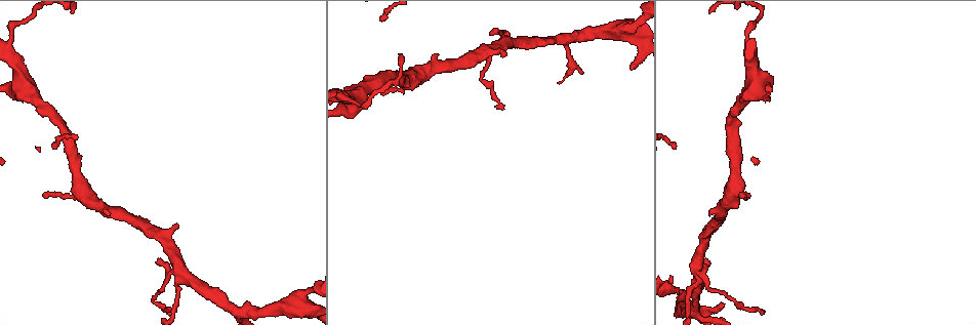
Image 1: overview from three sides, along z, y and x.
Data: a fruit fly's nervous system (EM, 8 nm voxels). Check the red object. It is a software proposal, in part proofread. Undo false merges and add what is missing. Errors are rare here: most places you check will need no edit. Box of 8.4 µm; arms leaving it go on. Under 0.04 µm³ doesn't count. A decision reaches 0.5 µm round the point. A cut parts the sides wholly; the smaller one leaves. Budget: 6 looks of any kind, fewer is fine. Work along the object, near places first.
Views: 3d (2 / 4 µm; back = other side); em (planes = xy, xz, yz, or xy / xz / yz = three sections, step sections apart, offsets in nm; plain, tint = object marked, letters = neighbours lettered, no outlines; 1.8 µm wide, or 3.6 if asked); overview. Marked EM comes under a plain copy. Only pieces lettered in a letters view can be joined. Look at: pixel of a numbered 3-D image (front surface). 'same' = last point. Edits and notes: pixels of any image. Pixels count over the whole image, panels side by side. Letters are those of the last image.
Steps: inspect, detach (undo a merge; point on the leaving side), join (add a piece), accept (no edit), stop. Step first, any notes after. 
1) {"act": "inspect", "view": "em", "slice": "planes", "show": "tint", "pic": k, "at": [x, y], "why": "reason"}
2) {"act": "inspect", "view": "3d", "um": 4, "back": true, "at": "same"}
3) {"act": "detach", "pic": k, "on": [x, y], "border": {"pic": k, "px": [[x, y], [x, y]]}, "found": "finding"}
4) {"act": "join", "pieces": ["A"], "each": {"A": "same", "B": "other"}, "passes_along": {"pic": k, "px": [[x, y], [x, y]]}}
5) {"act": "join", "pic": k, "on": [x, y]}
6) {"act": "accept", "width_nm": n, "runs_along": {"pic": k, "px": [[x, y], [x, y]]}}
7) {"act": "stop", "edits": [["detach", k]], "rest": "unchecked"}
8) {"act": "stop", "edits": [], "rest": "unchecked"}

{"act": "inspect", "view": "3d", "um": 4, "pic": 1, "at": [358, 92], "why": "thick turns thin"}

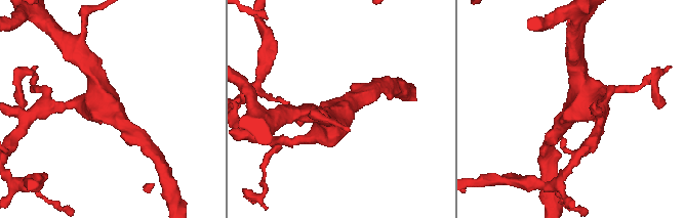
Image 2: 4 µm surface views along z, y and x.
{"act": "inspect", "view": "em", "um": 3.6, "slice": "planes", "show": "tint", "pic": 2, "at": [572, 114], "why": "shape alone is not enough"}

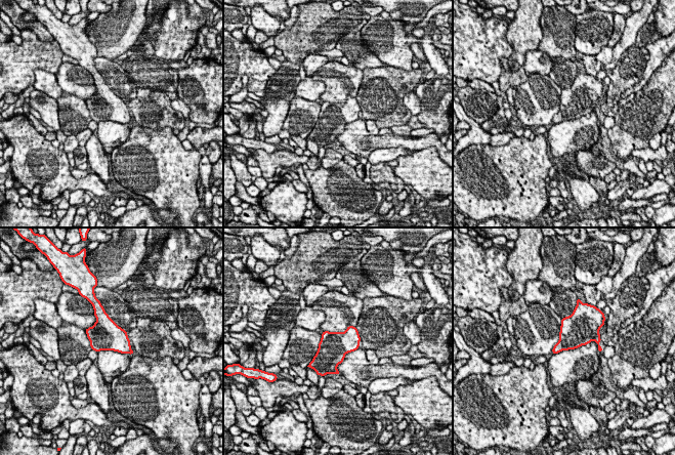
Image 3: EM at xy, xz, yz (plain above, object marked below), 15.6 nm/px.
{"act": "inspect", "view": "em", "um": 3.6, "slice": "planes", "show": "letters", "at": "same"}

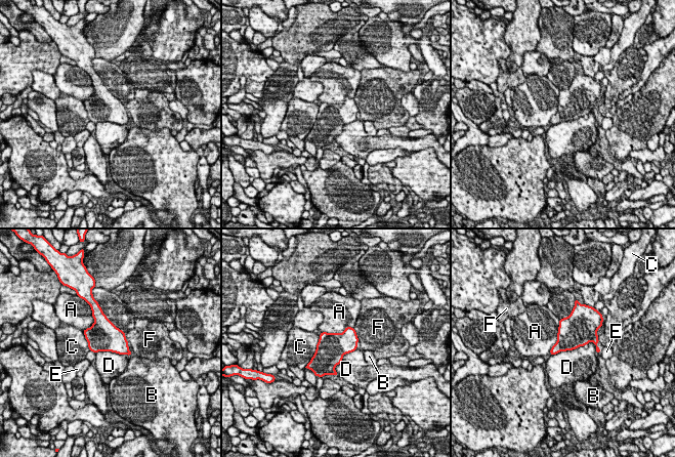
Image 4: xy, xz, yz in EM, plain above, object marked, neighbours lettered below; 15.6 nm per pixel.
{"act": "accept", "each": {"A": "other", "B": "other", "C": "other", "D": "other", "E": "other", "F": "other"}, "border": {"pic": 4, "px": [[594, 343], [588, 342], [550, 355]]}, "found": "one neuron here"}

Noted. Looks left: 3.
{"act": "inspect", "view": "3d", "um": 4, "pic": 1, "at": [740, 197]}

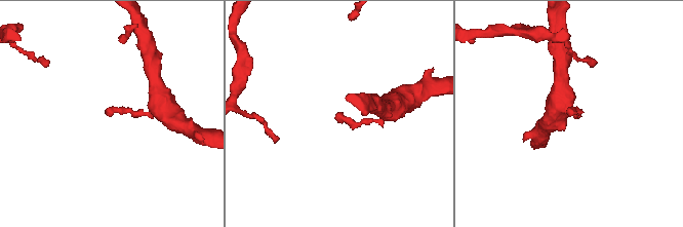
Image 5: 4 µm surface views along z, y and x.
{"act": "inspect", "view": "em", "slice": "planes", "show": "letters", "pic": 5, "at": [572, 112], "why": "now the EM"}

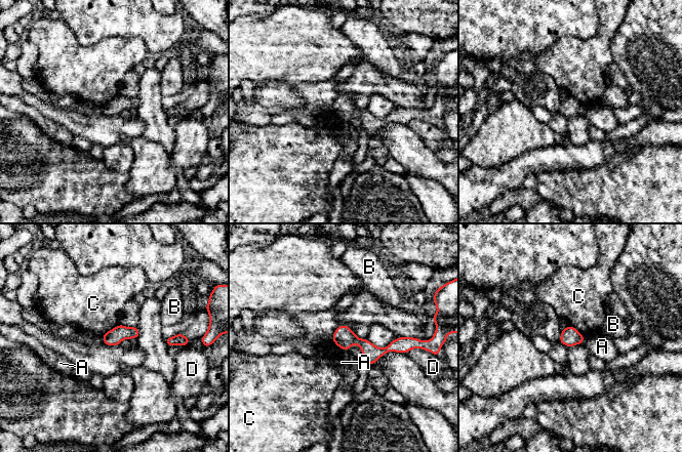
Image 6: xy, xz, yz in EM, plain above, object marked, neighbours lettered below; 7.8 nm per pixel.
{"act": "accept", "width_nm": 140, "each": {"A": "other", "B": "other", "C": "other", "D": "other"}, "border": {"pic": 6, "px": [[119, 324], [102, 335]]}, "found": "no lettered piece goes on from it"}

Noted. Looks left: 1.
{"act": "inspect", "view": "em", "slice": "planes", "show": "letters", "pic": 1, "at": [623, 28], "why": "two arms in line, one across"}

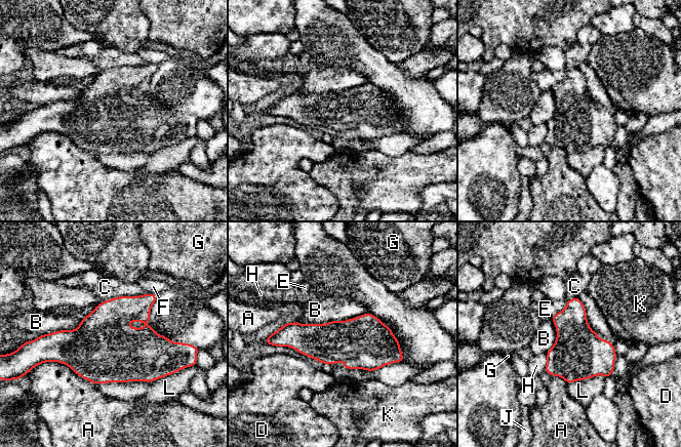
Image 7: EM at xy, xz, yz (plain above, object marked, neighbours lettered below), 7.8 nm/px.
{"act": "accept", "longest_contact_nm": ["L", 600], "each": {"A": "other", "B": "other", "C": "other", "D": "other", "E": "other", "F": "other", "G": "other", "H": "other", "J": "other", "K": "other", "L": "other"}, "border": {"pic": 7, "px": [[367, 312], [324, 323], [292, 322]]}, "found": "all the same neuron"}

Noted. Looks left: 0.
{"act": "stop", "edits": [], "rest": "unchecked"}

